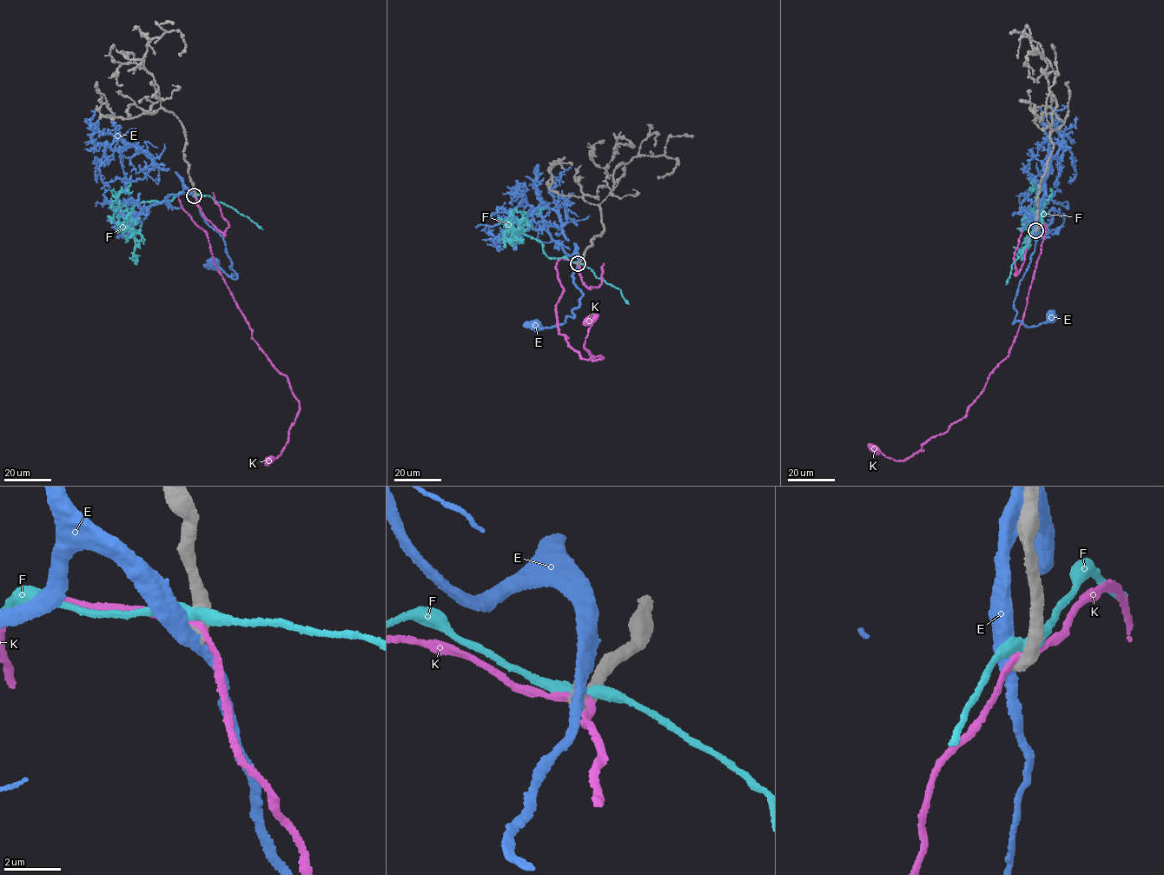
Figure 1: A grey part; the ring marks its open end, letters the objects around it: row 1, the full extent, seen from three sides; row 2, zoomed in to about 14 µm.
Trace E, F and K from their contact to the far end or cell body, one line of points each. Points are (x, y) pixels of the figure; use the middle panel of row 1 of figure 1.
E: (578, 262), (572, 275), (583, 294), (573, 318), (567, 316), (555, 326), (535, 326)
F: (578, 263), (548, 257), (540, 241), (517, 234), (511, 226), (512, 210), (545, 208)
K: (578, 263), (556, 263), (564, 289), (558, 328), (580, 358), (593, 361), (603, 358), (585, 348), (590, 319)

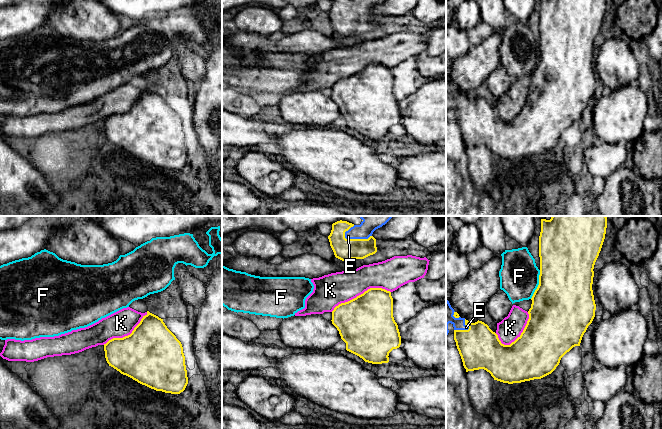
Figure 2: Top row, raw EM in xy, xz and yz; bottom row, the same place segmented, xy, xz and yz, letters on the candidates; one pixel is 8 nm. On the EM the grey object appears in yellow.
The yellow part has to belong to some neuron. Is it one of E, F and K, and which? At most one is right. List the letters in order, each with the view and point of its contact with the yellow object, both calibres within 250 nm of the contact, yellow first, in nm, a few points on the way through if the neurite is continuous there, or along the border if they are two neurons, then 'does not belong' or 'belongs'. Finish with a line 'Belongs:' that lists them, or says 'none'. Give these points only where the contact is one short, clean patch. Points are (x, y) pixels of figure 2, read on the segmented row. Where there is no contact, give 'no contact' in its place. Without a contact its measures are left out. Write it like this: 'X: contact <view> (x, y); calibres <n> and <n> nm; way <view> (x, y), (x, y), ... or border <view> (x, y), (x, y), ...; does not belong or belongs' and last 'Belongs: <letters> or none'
E: contact xz (356, 239); calibres 180 and 200 nm; belongs
F: contact yz (539, 284); calibres 500 and 320 nm; border yz (540, 270), (537, 288), (530, 298); does not belong
K: contact xz (361, 294); calibres 460 and 260 nm; does not belong
Belongs: E

